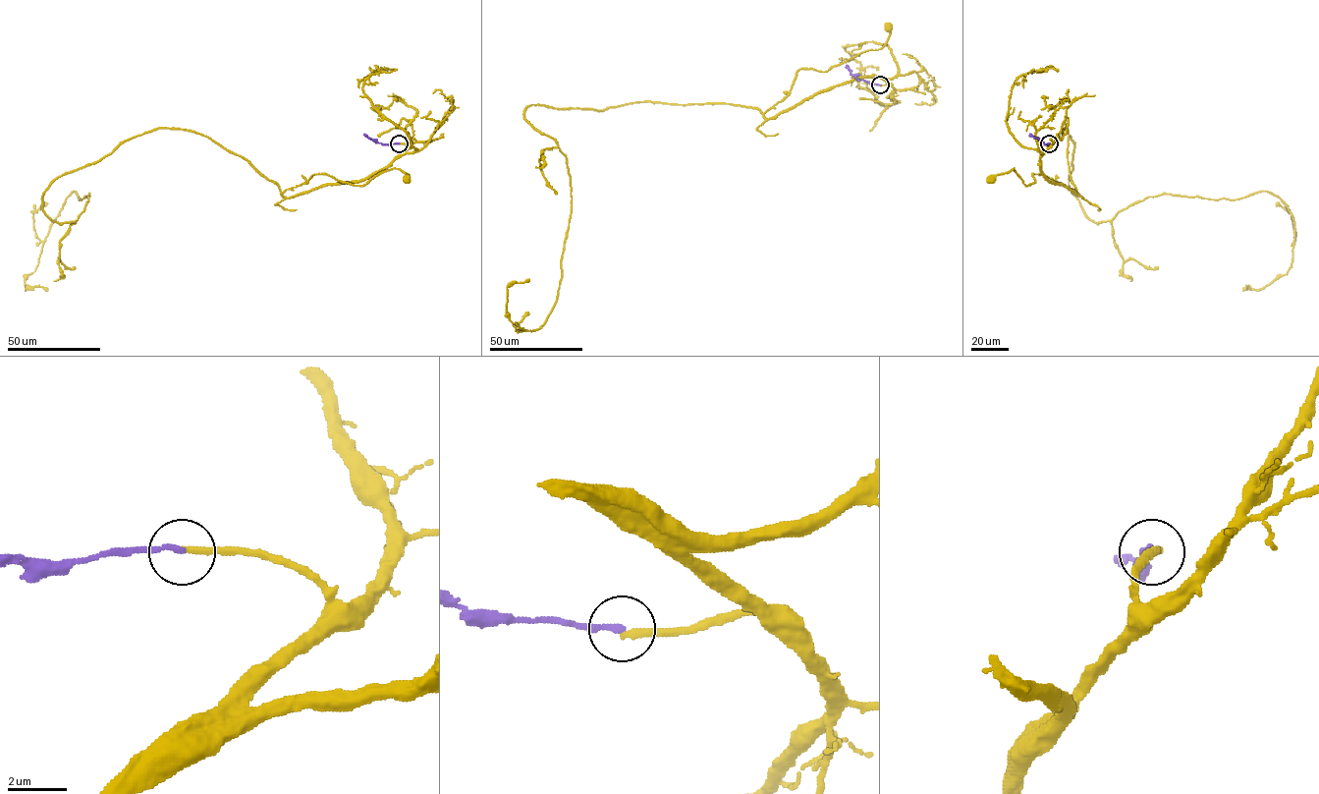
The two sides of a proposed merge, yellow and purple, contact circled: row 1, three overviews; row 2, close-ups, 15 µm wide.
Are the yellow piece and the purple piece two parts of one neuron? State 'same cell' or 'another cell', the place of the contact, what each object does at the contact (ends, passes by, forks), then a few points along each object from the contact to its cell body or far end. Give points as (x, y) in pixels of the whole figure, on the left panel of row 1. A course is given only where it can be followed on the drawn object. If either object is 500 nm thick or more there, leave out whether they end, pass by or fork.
another cell; at (399, 143); yellow ends there; purple ends there; yellow runs (399, 143), (408, 147), (360, 180), (282, 195), (317, 174), (363, 186), (398, 168), (406, 179); purple runs (399, 143), (383, 144), (363, 135)

